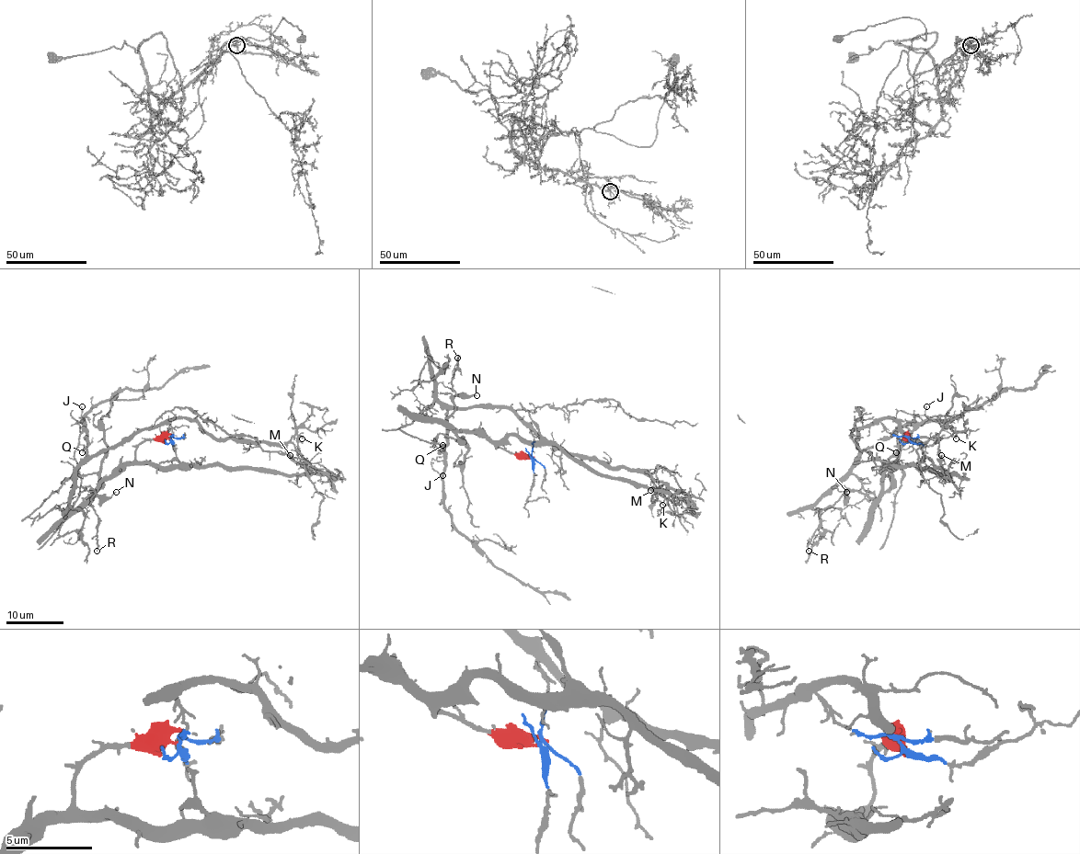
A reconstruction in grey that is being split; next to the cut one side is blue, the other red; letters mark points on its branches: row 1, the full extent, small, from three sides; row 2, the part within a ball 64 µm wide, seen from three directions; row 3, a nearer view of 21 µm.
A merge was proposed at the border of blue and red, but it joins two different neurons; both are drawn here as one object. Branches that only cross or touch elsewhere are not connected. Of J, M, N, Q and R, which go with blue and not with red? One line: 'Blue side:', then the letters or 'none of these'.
Blue side: J, Q

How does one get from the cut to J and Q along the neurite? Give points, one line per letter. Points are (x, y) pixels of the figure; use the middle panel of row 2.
J: (532, 458), (530, 428), (509, 408), (451, 408), (447, 413), (444, 472), (442, 475)
Q: (532, 458), (530, 428), (509, 408), (452, 407), (447, 411), (447, 441), (439, 446), (443, 448), (443, 445)

